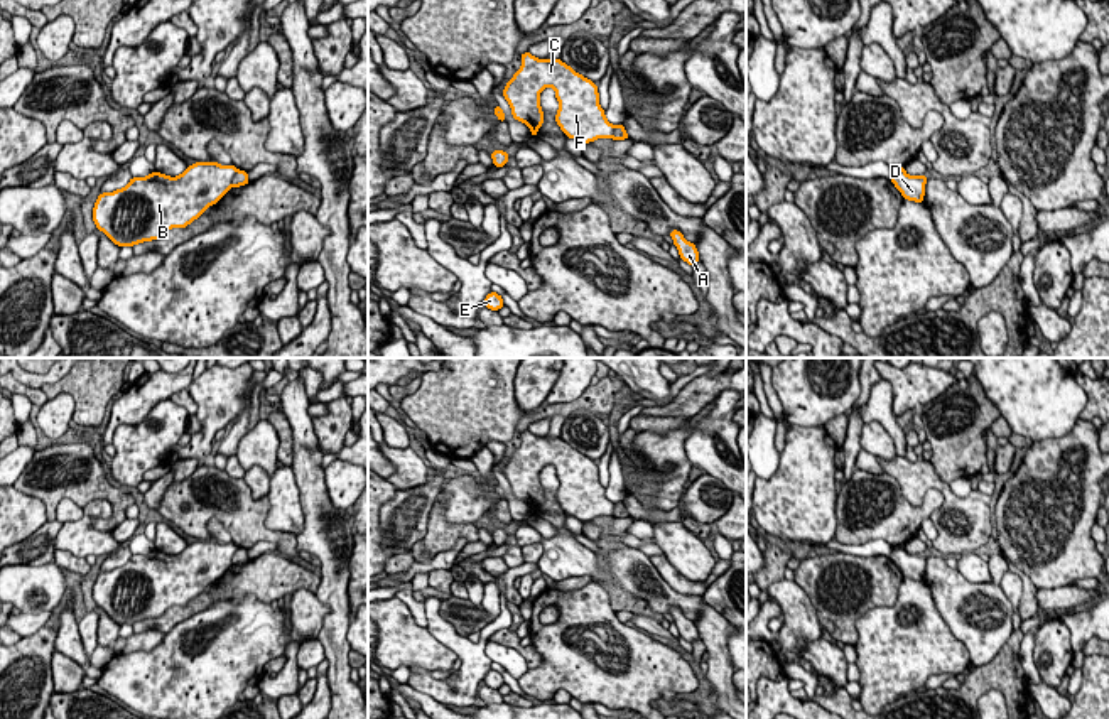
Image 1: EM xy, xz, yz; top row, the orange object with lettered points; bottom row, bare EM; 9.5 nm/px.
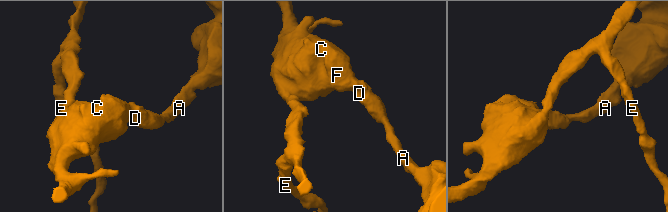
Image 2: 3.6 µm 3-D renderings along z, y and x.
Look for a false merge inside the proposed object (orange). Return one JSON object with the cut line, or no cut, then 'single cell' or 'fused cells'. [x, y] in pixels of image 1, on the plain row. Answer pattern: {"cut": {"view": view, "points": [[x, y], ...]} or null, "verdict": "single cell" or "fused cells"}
{"cut": {"view": "xy", "points": [[238, 549], [232, 562]]}, "verdict": "fused cells"}

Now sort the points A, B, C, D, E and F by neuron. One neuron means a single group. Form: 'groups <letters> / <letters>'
groups A D / B C E F

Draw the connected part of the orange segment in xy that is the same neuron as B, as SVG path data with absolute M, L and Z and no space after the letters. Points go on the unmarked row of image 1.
M196 540L176 555L157 549L145 555L132 555L125 565L98 574L93 586L93 599L120 626L159 618L172 606L186 606L211 582L225 576L233 565L231 559L236 550L238 547L233 542Z

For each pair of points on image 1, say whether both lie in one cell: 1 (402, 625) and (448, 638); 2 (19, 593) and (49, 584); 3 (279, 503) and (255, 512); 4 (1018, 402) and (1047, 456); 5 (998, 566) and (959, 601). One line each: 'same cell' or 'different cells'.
1: different cells
2: same cell
3: different cells
4: different cells
5: same cell

